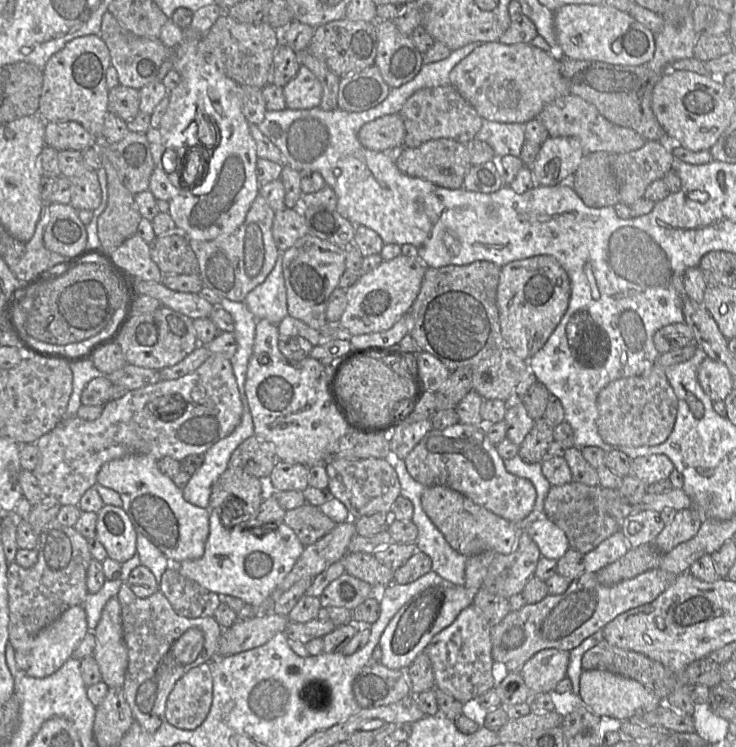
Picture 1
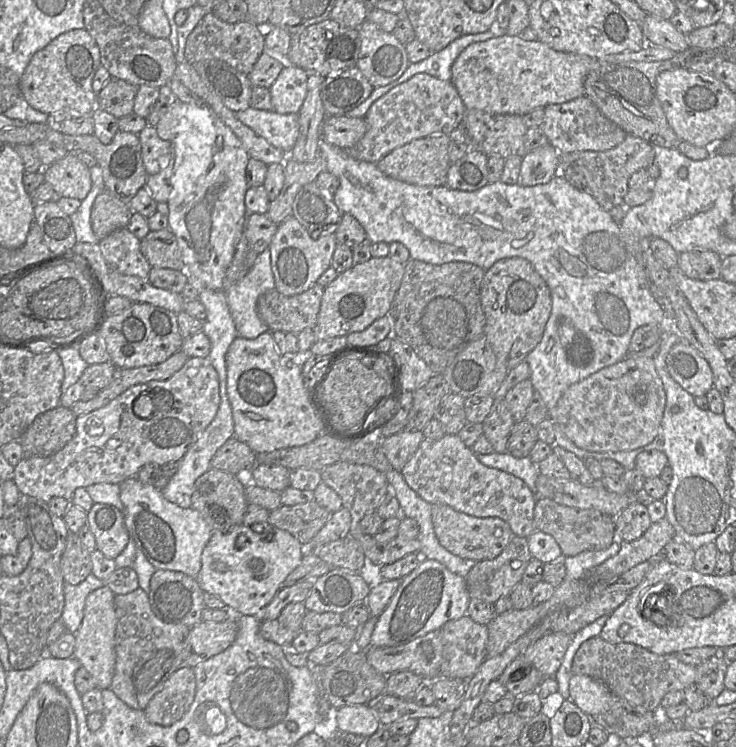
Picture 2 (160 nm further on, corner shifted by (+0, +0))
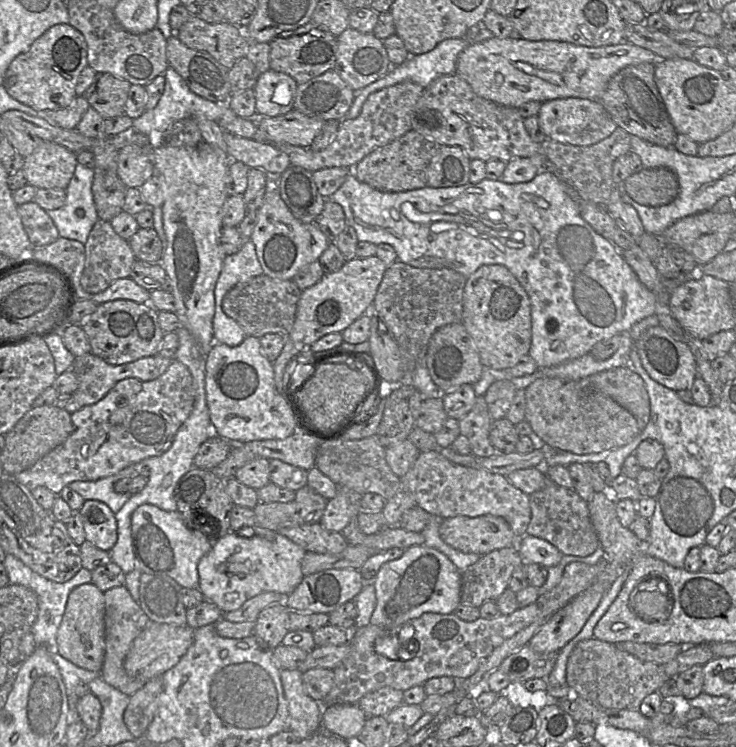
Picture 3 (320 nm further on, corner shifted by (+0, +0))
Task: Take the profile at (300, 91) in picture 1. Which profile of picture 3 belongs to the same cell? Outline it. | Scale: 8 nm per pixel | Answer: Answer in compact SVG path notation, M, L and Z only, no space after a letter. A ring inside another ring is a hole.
M269 69L260 74L253 87L257 116L274 117L292 110L297 85L282 72Z

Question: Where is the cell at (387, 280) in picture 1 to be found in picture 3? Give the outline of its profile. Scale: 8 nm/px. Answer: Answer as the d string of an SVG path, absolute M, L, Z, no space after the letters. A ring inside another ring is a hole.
M354 258L333 273L325 273L313 286L302 290L293 328L288 339L311 345L326 334L342 332L360 316L370 312L378 287L388 265L380 258Z

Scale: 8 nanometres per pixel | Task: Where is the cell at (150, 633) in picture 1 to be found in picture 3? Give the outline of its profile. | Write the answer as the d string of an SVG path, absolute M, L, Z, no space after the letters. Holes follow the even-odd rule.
M124 586L115 587L104 592L105 603L105 653L101 678L111 687L119 690L125 695L131 696L139 690L144 681L131 678L124 670L124 660L134 639L146 627L150 619L143 612L139 603L135 601Z

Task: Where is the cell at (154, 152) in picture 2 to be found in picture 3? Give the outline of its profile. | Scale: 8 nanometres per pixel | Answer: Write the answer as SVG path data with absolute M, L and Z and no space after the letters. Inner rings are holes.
M153 145L123 147L118 154L118 175L127 188L140 188L155 174Z

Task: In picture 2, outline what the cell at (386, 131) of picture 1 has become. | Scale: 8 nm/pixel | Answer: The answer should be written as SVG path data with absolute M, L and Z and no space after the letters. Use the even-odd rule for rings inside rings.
M326 116L321 129L321 139L341 149L355 145L367 129L364 118Z

